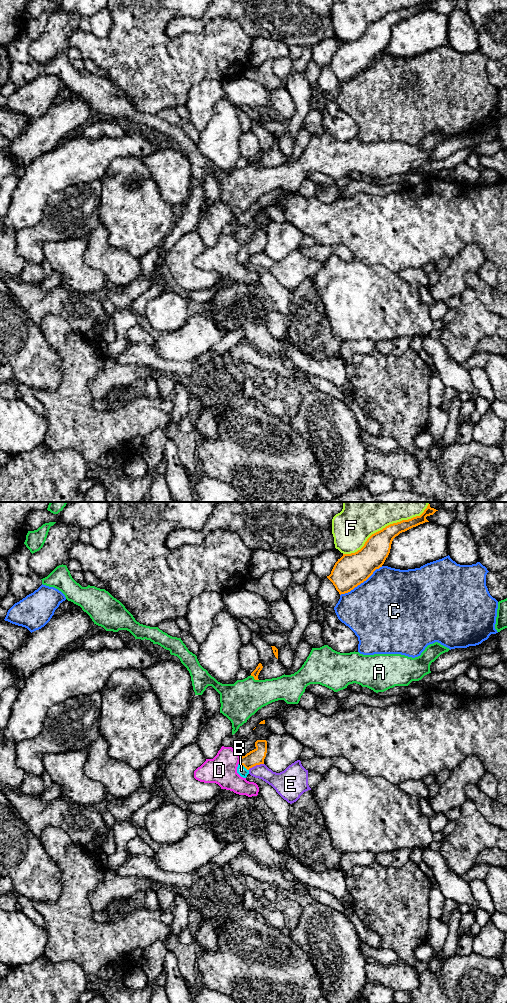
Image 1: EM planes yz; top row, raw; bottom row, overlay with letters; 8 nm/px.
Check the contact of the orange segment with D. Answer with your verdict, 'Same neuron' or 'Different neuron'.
Different neuron

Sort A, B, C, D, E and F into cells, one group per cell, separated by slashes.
A / B / C / D / E / F

